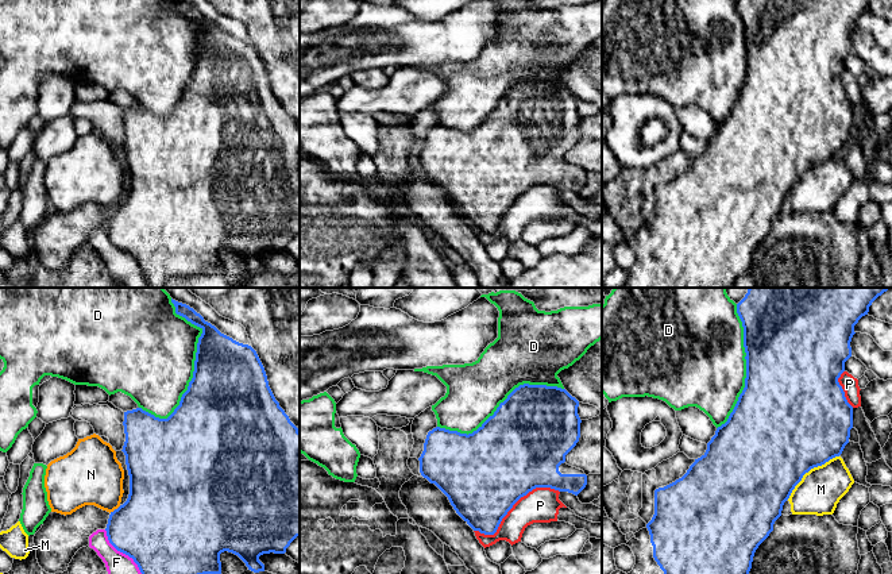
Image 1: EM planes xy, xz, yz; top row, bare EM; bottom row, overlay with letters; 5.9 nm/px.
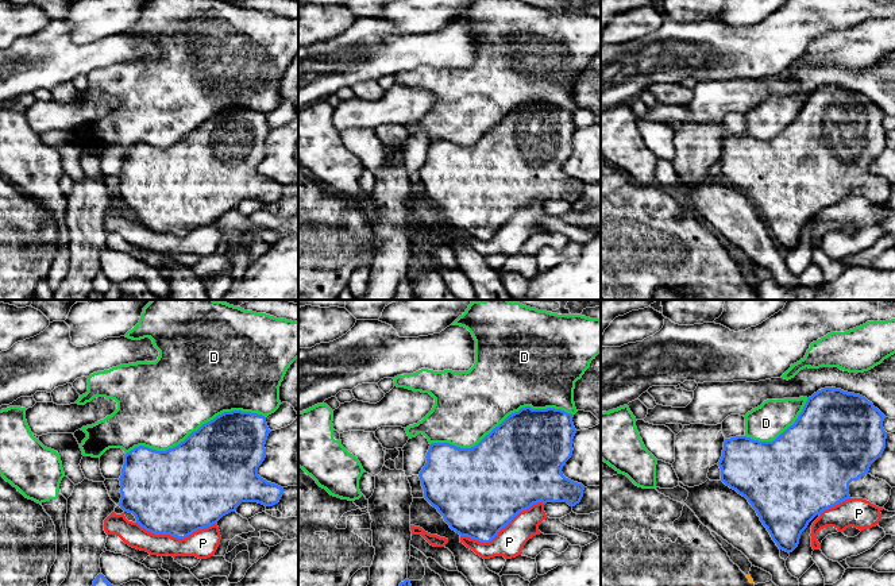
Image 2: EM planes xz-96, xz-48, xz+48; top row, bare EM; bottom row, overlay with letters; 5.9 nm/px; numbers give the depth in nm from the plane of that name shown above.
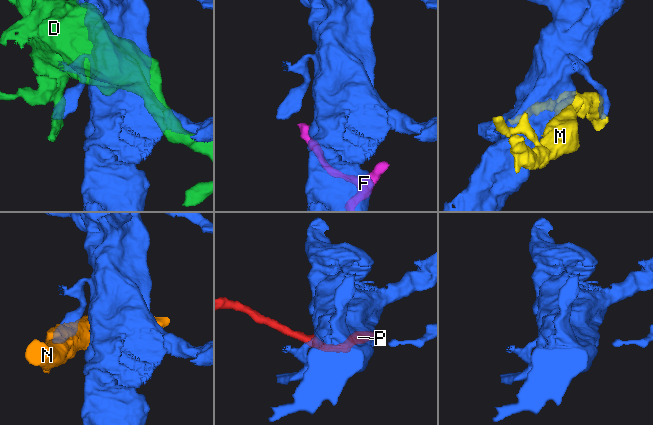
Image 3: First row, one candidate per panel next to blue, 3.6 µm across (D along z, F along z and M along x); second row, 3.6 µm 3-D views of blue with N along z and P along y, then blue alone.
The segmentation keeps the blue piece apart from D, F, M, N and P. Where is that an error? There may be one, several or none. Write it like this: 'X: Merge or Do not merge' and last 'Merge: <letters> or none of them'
D: Do not merge
F: Do not merge
M: Do not merge
N: Do not merge
P: Do not merge
Merge: none of them

